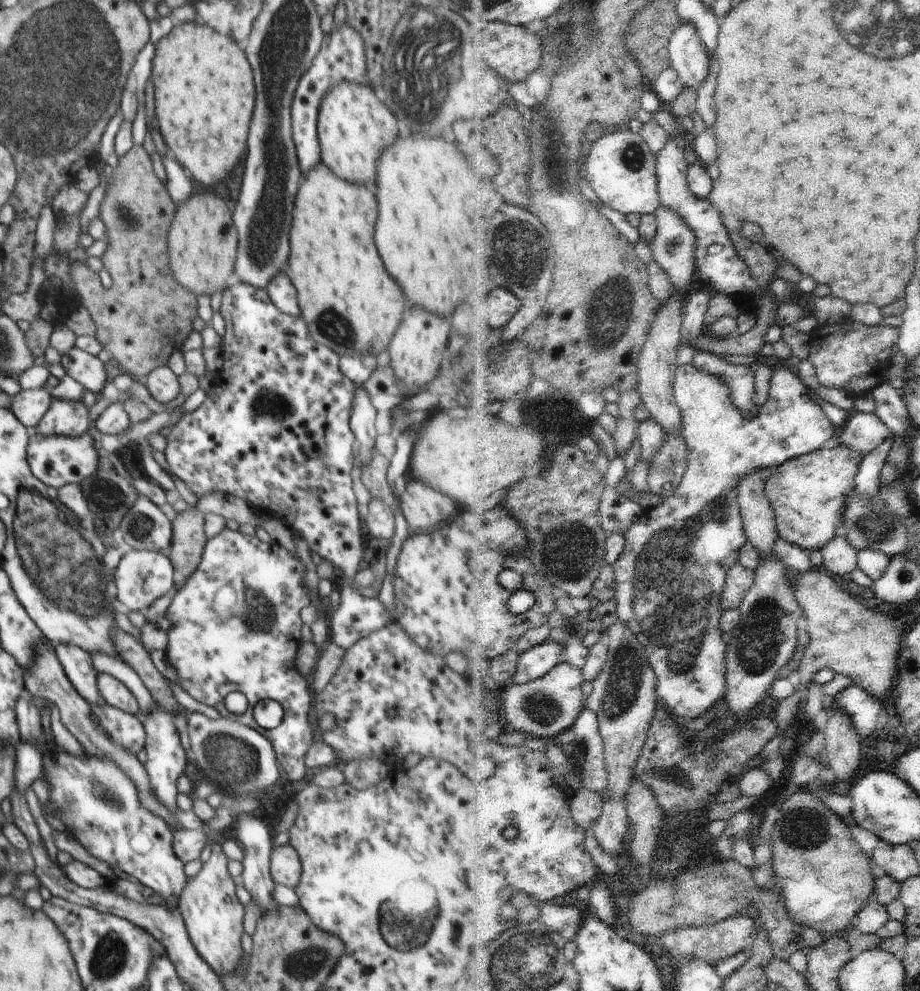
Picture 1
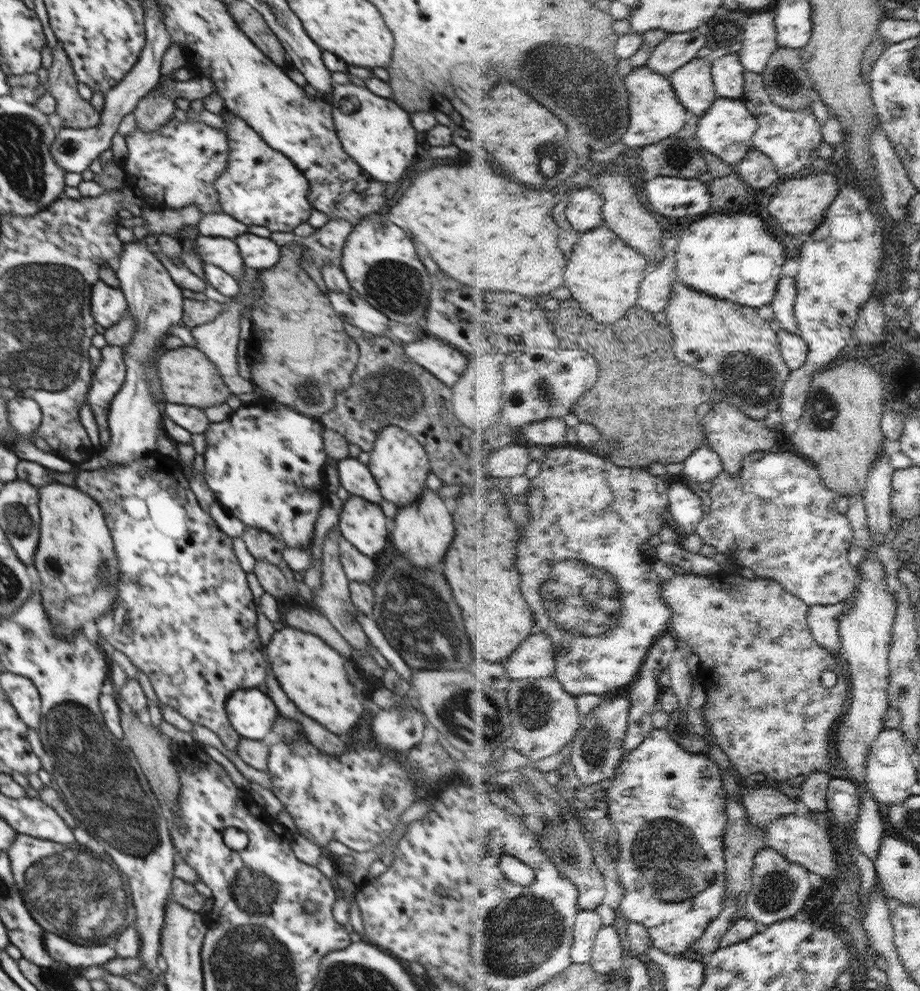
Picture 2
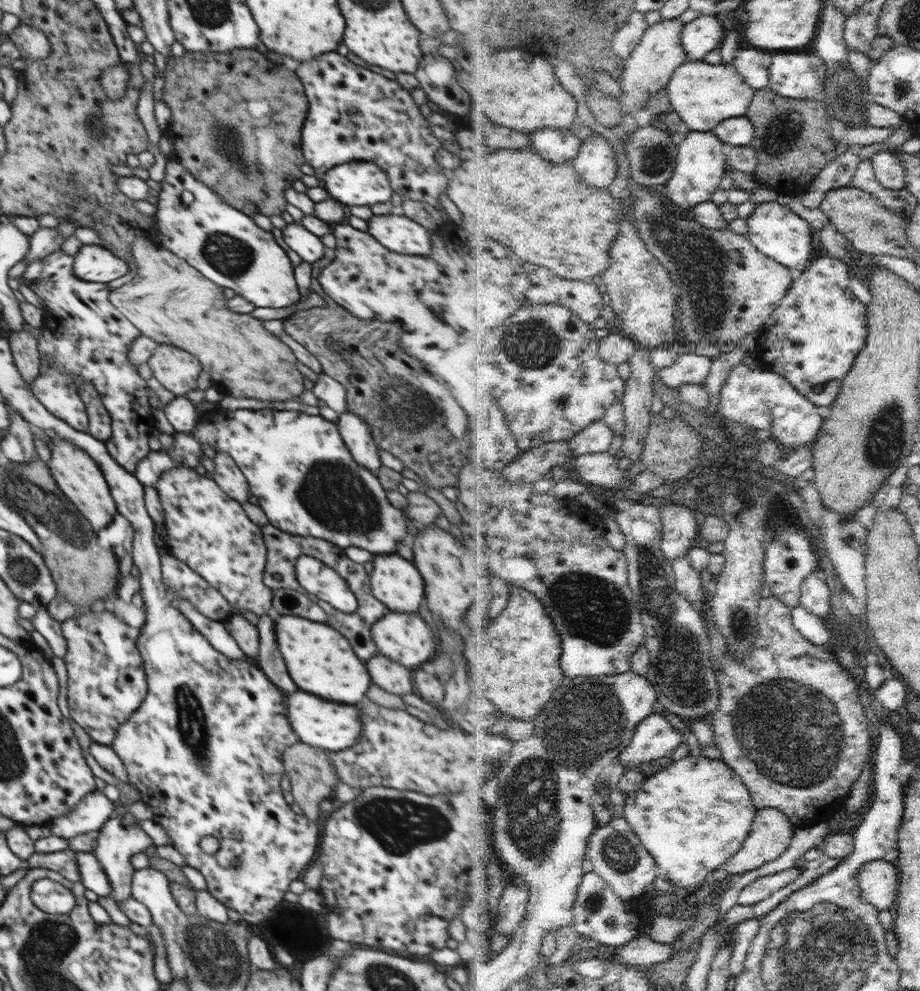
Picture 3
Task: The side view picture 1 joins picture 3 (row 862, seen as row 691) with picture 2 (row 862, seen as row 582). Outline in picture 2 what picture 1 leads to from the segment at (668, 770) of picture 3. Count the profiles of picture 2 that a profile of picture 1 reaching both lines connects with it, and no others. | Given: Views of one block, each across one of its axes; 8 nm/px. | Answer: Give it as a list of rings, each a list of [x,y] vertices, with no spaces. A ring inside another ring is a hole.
[[[654,729],[649,737],[637,748],[633,753],[630,753],[620,765],[617,776],[613,781],[607,784],[605,794],[609,798],[611,805],[610,813],[614,822],[614,826],[619,831],[620,840],[620,857],[615,862],[617,867],[617,875],[624,883],[627,893],[623,897],[621,904],[621,912],[625,918],[631,922],[639,922],[649,928],[653,944],[664,952],[675,955],[682,955],[686,950],[692,950],[693,946],[703,938],[709,926],[716,919],[720,918],[725,907],[727,899],[727,826],[729,821],[729,797],[728,790],[724,786],[723,768],[719,762],[716,762],[709,754],[697,754],[686,750],[680,742],[676,742],[670,736],[670,732],[666,729]]]

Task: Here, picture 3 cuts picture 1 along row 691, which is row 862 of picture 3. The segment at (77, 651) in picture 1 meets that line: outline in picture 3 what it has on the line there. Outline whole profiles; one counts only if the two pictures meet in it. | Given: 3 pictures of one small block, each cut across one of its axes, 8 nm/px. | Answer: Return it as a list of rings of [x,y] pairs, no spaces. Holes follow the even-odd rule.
[[[76,851],[76,860],[78,860],[78,872],[82,878],[82,884],[88,890],[92,890],[98,896],[110,896],[112,886],[108,882],[108,876],[102,868],[102,864],[93,853]]]

